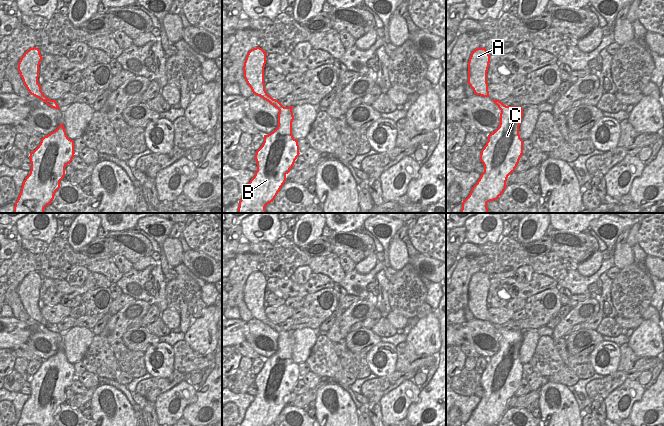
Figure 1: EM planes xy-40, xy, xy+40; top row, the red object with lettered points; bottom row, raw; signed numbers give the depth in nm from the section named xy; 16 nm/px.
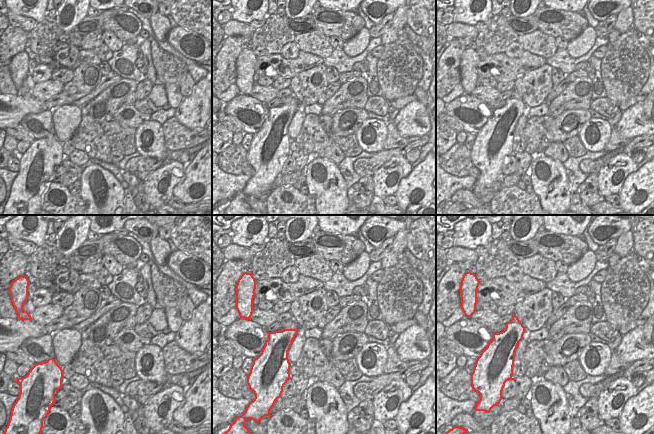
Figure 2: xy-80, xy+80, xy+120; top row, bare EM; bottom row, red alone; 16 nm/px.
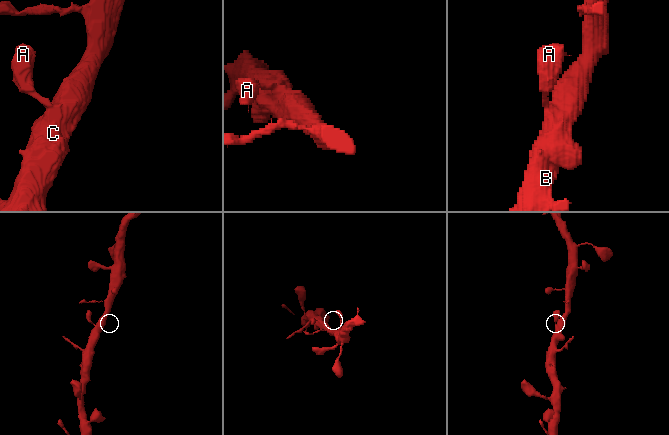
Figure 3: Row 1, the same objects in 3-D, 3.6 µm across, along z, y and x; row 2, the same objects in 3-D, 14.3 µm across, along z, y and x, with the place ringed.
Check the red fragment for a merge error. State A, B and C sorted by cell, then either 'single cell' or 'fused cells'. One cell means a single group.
A B C; single cell

